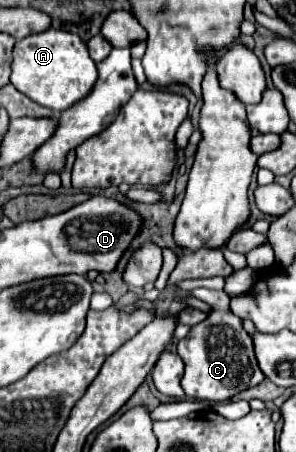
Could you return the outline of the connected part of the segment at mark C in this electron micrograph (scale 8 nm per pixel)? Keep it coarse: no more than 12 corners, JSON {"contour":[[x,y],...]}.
{"contour":[[223,290],[179,340],[191,400],[223,402],[261,384],[251,336]]}

